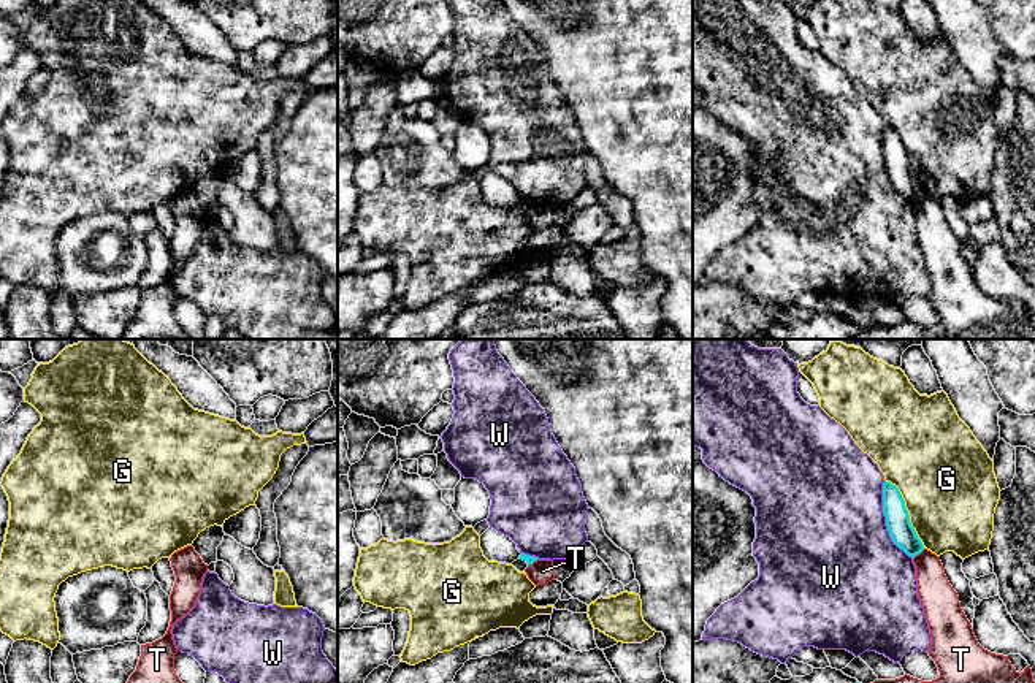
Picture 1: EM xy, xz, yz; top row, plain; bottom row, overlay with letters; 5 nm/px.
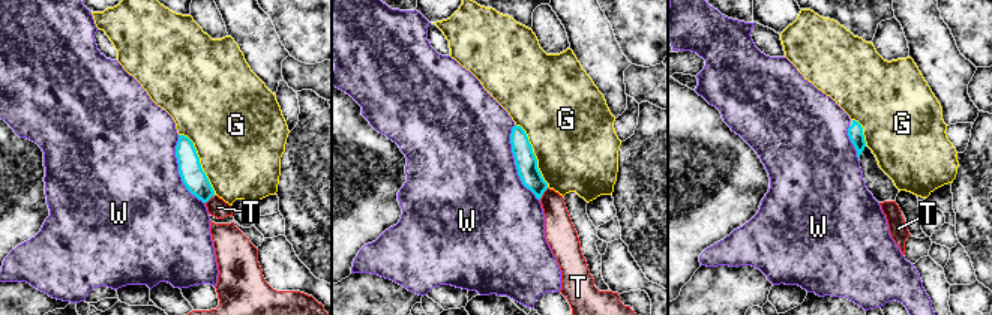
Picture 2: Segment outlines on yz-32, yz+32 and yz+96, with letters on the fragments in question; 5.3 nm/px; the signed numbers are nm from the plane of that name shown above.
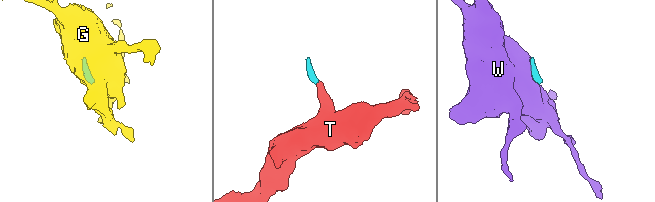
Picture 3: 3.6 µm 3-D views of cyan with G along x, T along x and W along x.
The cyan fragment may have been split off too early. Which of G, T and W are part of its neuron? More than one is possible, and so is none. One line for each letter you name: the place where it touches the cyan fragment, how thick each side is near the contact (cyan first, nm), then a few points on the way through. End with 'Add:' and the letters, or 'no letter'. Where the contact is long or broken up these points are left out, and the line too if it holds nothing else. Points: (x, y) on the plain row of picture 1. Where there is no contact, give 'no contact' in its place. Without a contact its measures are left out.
Add: no letter

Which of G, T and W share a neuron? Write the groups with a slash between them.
G / T / W

